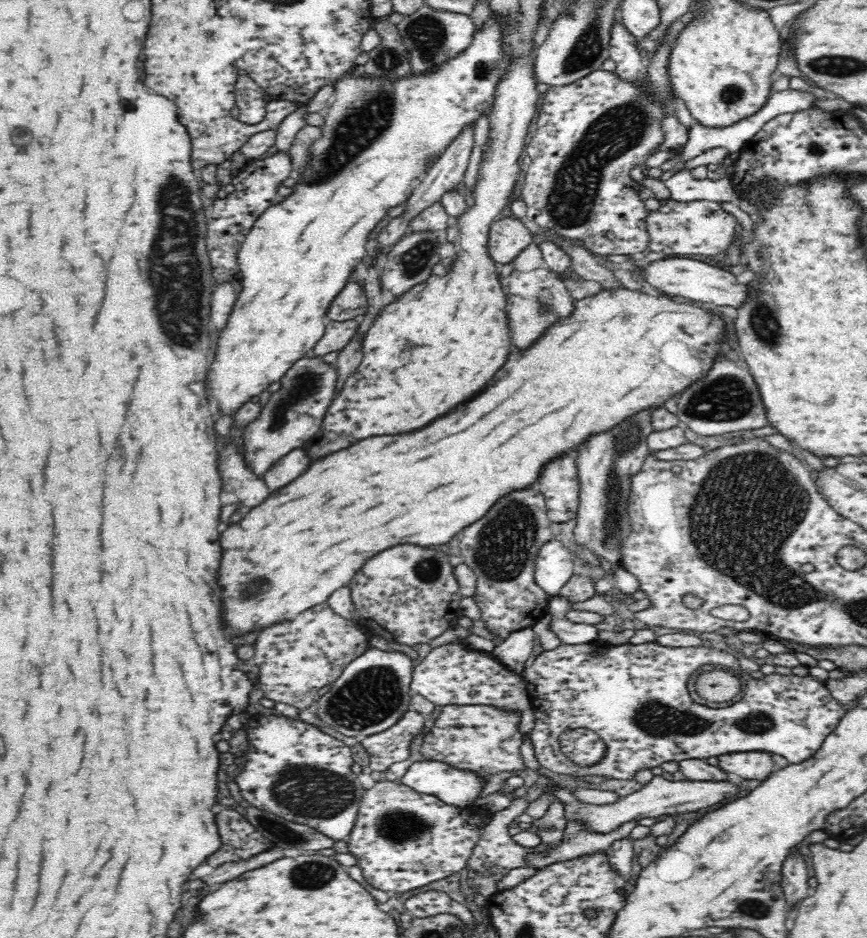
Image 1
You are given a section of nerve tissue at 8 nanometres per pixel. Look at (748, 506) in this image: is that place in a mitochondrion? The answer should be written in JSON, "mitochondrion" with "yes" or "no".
{"mitochondrion":"yes"}

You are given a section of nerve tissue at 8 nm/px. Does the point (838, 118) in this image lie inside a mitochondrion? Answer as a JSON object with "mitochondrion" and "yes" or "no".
{"mitochondrion":"no"}

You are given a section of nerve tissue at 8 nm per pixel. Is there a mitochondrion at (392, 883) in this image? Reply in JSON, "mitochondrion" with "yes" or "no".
{"mitochondrion":"no"}

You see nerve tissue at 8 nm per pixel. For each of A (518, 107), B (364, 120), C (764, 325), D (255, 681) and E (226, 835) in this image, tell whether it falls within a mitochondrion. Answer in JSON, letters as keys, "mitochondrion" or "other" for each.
{"A":"other","B":"mitochondrion","C":"mitochondrion","D":"other","E":"other"}

